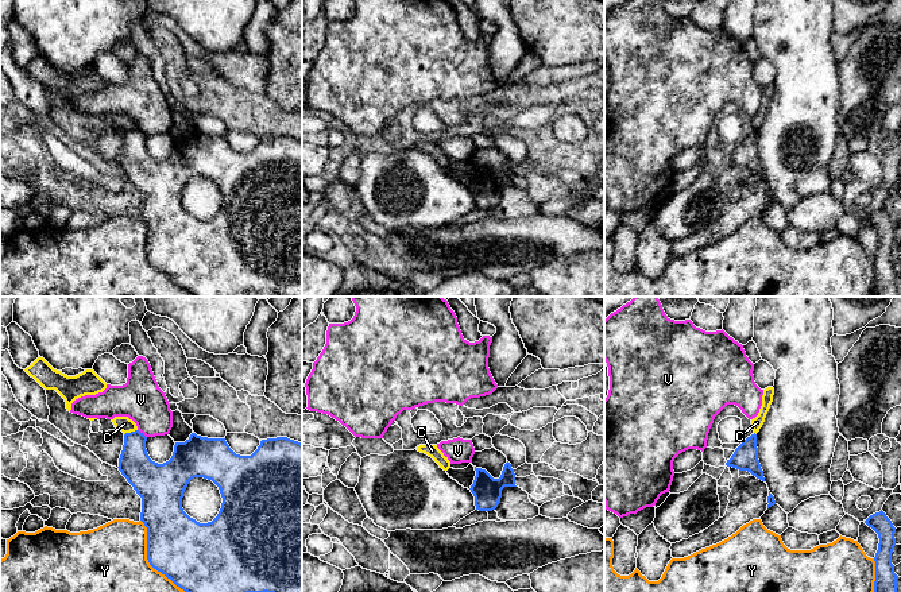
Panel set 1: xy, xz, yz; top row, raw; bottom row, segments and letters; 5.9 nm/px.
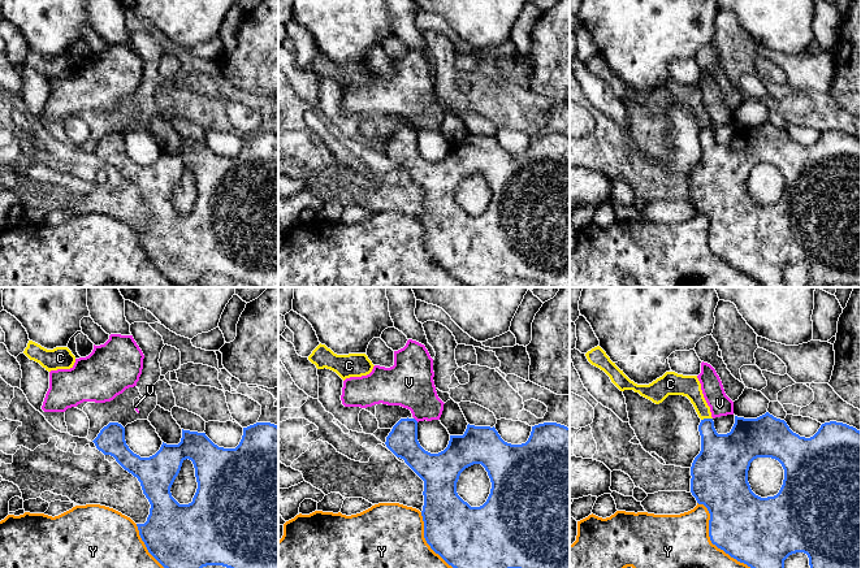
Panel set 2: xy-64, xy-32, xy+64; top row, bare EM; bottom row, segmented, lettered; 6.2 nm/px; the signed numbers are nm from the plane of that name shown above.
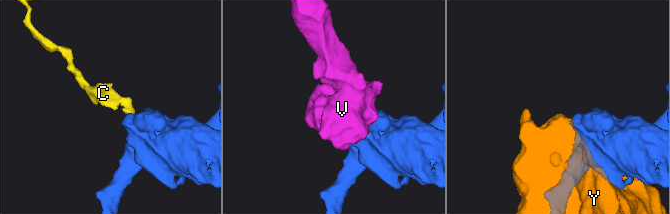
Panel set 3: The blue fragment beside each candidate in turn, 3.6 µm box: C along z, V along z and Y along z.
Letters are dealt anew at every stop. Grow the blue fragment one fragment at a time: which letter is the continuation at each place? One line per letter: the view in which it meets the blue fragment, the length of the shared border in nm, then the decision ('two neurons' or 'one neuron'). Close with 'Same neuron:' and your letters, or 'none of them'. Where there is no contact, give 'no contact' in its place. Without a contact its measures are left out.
C: meets blue in xy; contact 90 nm long; two neurons
V: meets blue in xy; contact 80 nm long; two neurons
Y: meets blue in xy; contact 600 nm long; two neurons
Same neuron: none of them

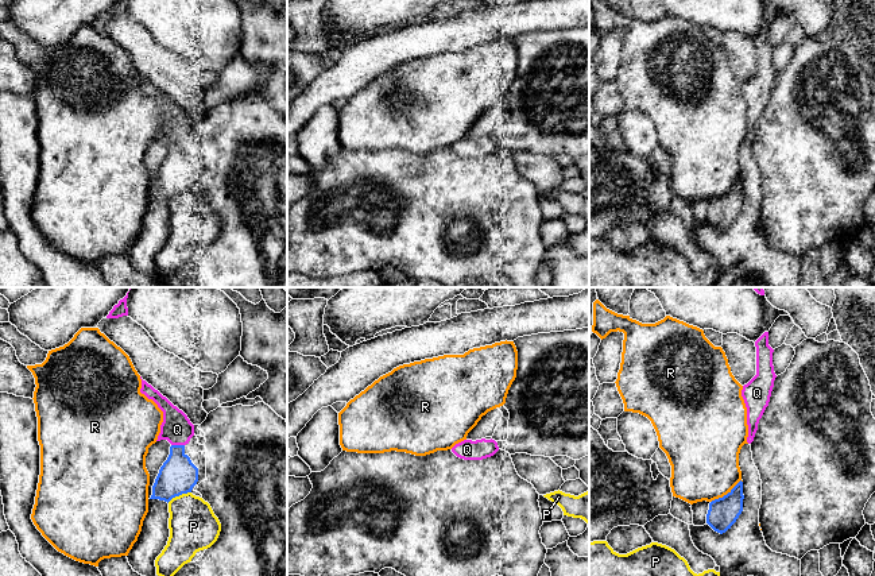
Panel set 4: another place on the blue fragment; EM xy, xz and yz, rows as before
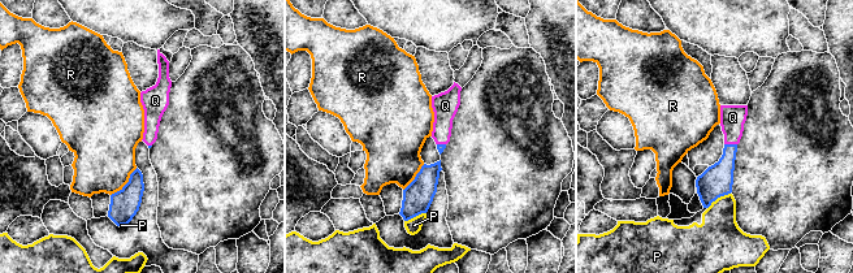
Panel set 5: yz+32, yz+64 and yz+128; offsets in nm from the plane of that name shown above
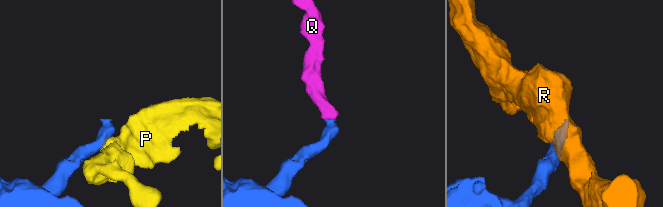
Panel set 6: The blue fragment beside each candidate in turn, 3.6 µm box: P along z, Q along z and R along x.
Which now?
P: meets blue in xy; contact 160 nm long; two neurons
Q: meets blue in xy; contact 80 nm long; one neuron
R: meets blue in yz; contact 240 nm long; two neurons
Same neuron: Q

